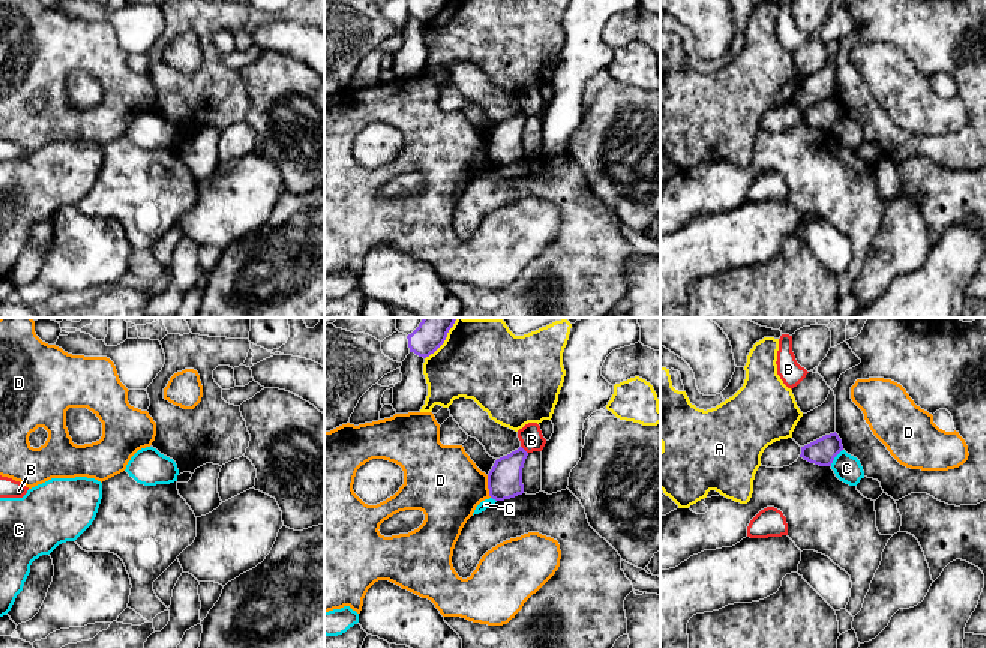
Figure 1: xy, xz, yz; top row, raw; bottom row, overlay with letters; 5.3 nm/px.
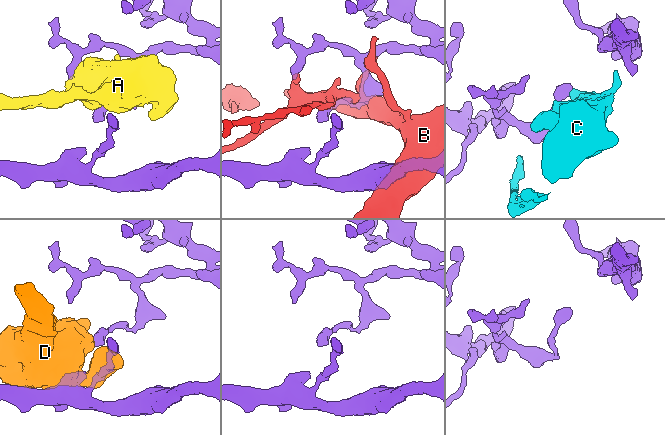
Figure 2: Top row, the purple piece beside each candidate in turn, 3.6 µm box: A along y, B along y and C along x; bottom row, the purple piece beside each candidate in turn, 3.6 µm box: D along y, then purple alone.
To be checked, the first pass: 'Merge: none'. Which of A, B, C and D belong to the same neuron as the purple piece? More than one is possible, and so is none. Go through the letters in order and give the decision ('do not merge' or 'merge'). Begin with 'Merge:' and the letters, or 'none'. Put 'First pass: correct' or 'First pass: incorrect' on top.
First pass: correct
Merge: none
A: do not merge
B: do not merge
C: do not merge
D: do not merge

